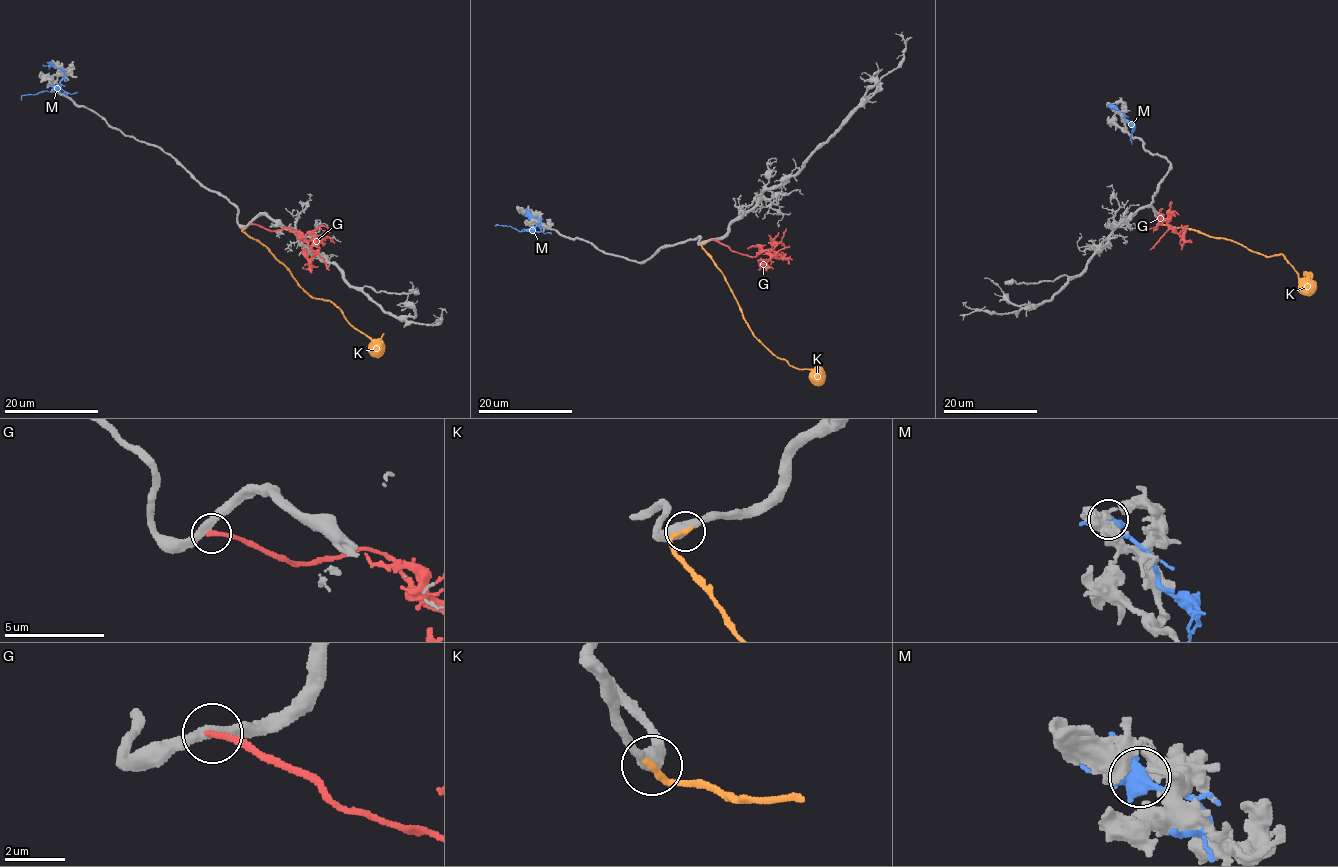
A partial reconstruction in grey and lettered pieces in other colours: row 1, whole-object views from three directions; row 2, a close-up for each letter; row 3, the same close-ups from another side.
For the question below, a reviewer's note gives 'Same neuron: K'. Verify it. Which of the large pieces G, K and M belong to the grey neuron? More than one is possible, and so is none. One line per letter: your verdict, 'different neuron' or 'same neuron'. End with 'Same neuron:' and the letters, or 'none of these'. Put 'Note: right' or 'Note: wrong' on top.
Note: right
G: different neuron
K: same neuron
M: different neuron
Same neuron: K

